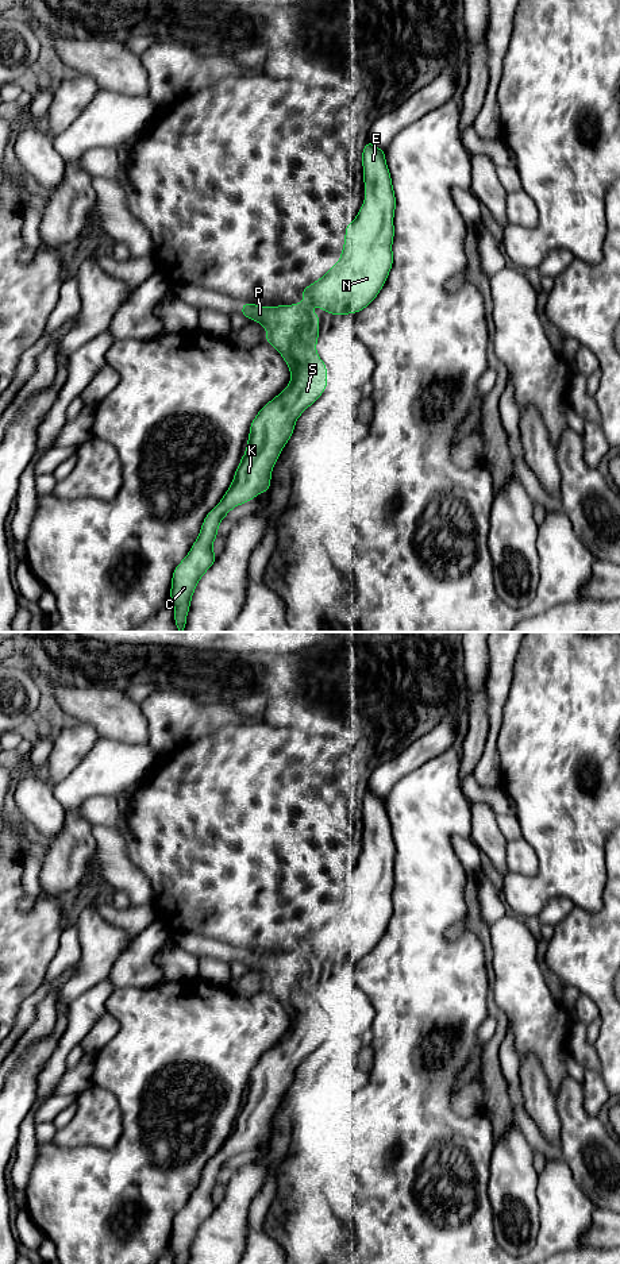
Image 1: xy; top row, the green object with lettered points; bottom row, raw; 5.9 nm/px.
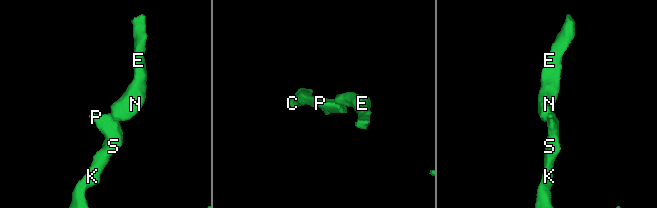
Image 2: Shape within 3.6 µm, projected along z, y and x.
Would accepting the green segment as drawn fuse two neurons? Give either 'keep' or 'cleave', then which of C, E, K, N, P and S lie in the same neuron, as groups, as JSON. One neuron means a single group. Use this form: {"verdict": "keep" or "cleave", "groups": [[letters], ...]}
{"verdict": "cleave", "groups": [["C", "K", "P", "S"], ["E", "N"]]}

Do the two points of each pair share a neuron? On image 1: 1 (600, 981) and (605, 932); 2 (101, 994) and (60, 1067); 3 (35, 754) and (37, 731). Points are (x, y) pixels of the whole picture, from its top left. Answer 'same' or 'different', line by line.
1: same
2: same
3: same

